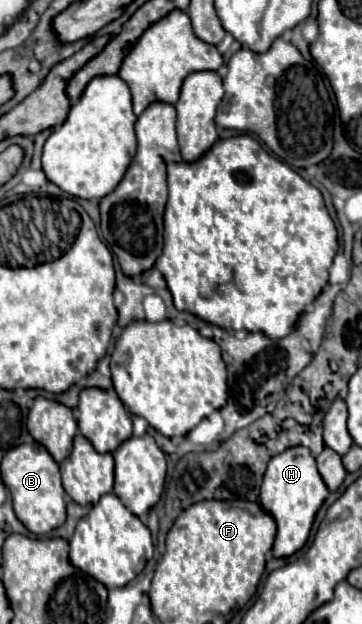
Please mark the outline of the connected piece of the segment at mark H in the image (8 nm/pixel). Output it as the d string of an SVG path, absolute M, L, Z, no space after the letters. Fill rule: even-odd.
M303 445L289 447L269 461L265 477L263 477L259 501L273 515L273 519L277 523L277 537L273 543L275 557L289 557L305 545L313 519L315 519L315 513L319 511L319 507L327 495L329 495L329 489L323 483L319 471L317 471L315 457L311 455L311 451L307 447L303 447Z

